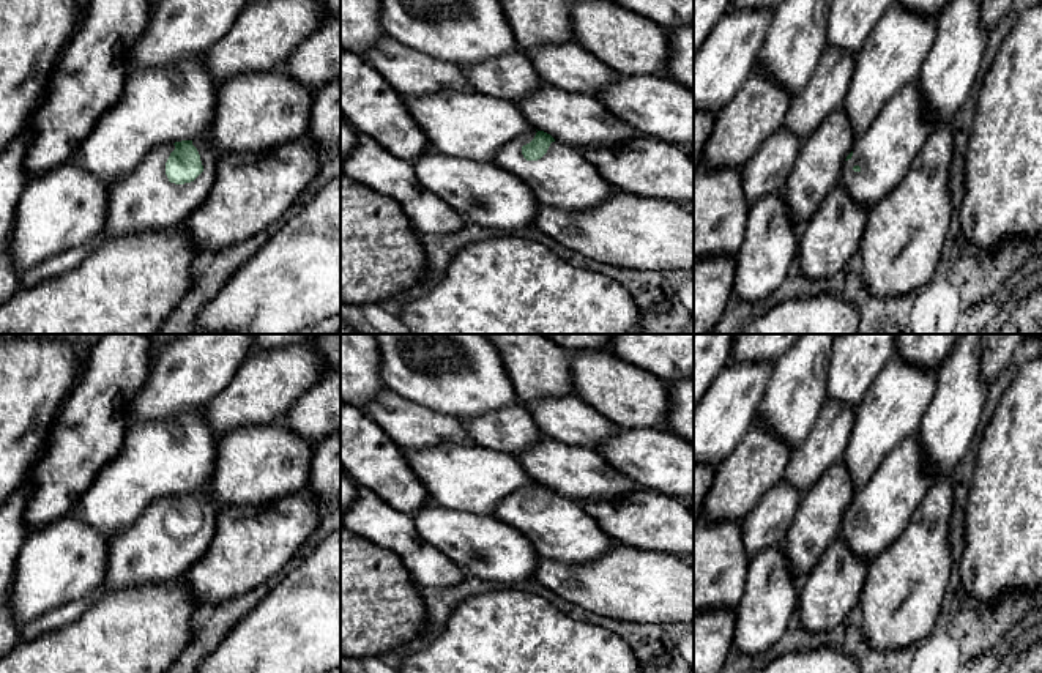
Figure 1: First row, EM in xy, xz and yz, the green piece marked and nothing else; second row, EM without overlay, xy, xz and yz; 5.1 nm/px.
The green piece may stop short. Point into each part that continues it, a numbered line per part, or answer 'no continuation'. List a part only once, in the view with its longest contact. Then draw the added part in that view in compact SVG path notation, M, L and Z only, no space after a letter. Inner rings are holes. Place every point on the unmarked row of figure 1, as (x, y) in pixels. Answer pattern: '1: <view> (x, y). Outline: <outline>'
1: xy (144, 554). Outline: M203 490L192 493L203 525L191 536L175 537L166 528L173 496L156 500L131 526L110 539L104 582L95 596L145 585L181 580L207 552L219 509Z

